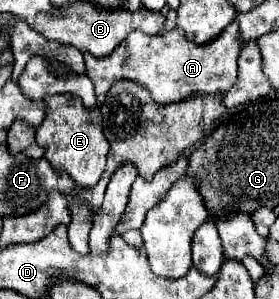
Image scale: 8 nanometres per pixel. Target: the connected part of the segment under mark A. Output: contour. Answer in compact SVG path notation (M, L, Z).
M230 23L224 33L212 41L210 45L192 45L180 29L164 35L146 35L142 31L130 33L108 57L96 59L90 53L84 53L86 75L94 83L96 91L96 105L102 107L106 93L110 91L112 83L118 79L134 81L146 87L154 101L158 103L172 103L182 101L192 93L226 93L238 77L236 57L242 49L238 43L238 25Z

